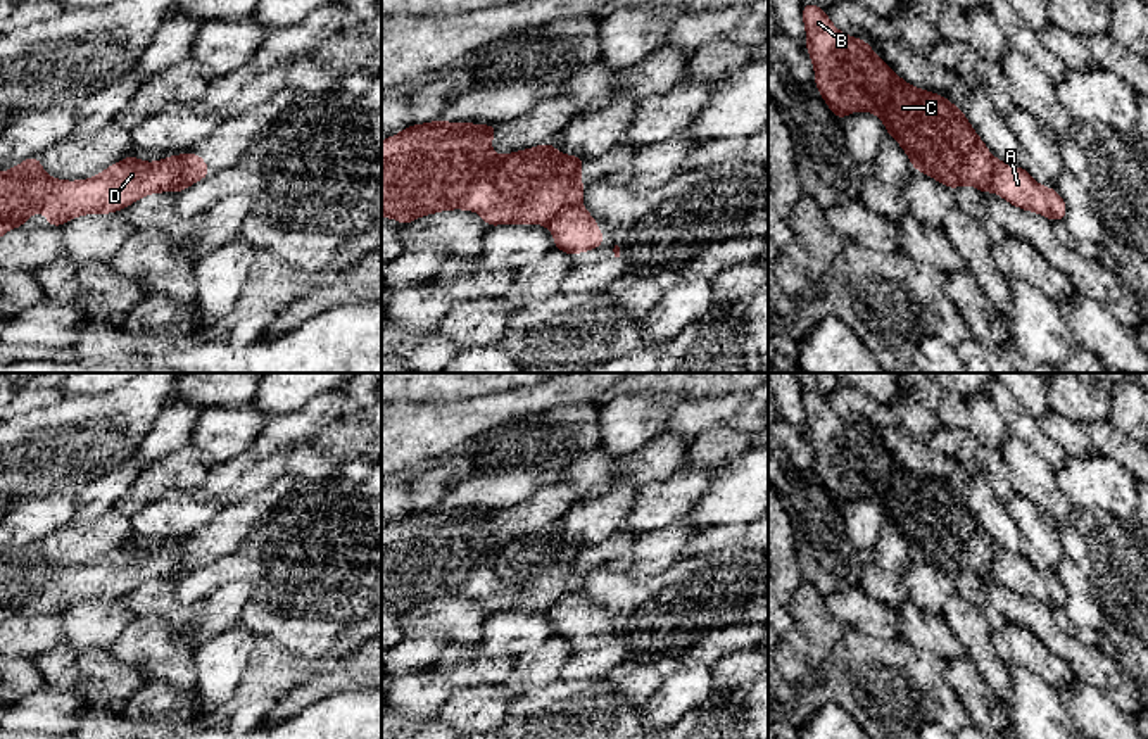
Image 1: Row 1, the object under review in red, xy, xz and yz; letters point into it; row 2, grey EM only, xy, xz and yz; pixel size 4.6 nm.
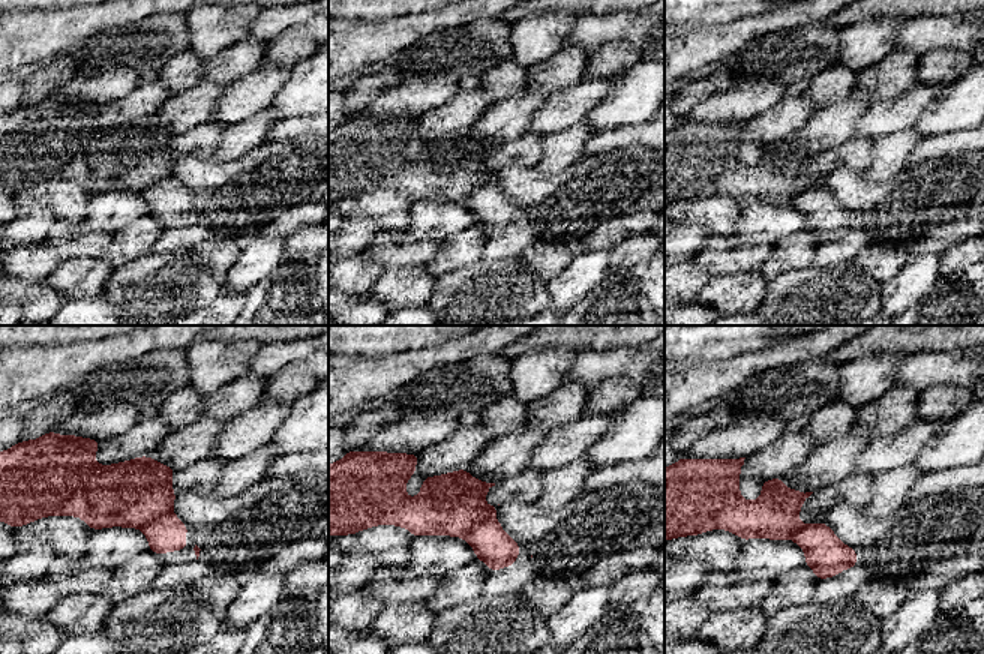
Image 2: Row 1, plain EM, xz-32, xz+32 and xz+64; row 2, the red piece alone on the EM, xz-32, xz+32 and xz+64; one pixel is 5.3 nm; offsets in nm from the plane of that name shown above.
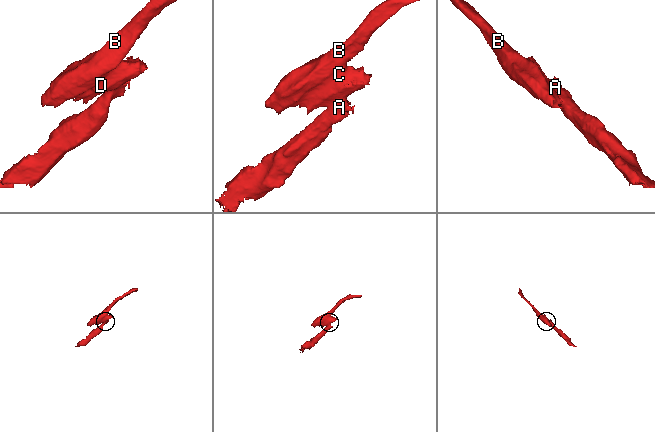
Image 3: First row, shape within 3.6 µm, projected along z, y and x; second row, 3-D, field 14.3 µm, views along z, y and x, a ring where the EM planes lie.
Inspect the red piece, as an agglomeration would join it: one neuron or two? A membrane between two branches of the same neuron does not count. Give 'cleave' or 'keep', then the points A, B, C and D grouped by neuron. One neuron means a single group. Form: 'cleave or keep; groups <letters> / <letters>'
cleave; groups A / B C D

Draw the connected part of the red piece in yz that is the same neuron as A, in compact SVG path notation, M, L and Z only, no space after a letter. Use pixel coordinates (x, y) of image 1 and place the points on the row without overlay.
M993 546L993 578L1015 594L1038 599L1051 608L1062 608L1067 601L1065 587L1050 573L1038 572L1025 554L1006 553Z

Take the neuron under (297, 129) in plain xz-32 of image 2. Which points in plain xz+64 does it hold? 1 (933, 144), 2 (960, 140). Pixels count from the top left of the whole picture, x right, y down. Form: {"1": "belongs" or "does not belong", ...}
{"1": "belongs", "2": "belongs"}

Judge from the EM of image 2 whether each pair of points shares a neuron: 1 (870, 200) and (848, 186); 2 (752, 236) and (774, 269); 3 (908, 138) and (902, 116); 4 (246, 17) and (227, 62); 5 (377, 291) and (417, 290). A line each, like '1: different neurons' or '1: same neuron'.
1: same neuron
2: different neurons
3: different neurons
4: different neurons
5: same neuron

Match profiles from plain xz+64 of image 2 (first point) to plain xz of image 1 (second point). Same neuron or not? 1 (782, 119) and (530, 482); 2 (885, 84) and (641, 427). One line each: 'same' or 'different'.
1: different
2: different

